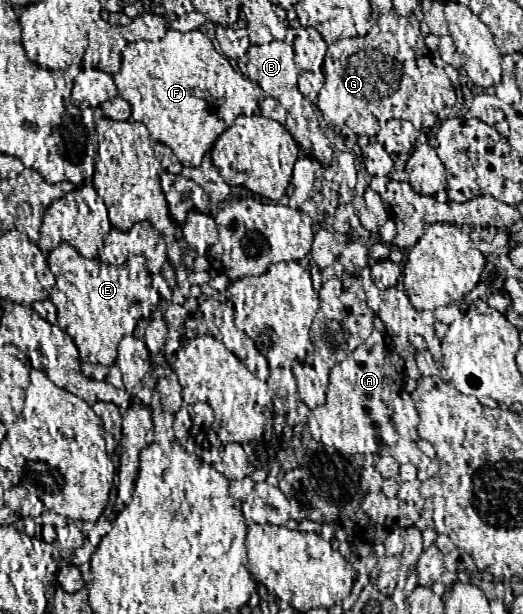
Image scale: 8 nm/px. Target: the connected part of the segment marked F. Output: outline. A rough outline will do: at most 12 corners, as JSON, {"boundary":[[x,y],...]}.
{"boundary":[[199,30],[127,44],[131,120],[189,168],[261,98]]}

